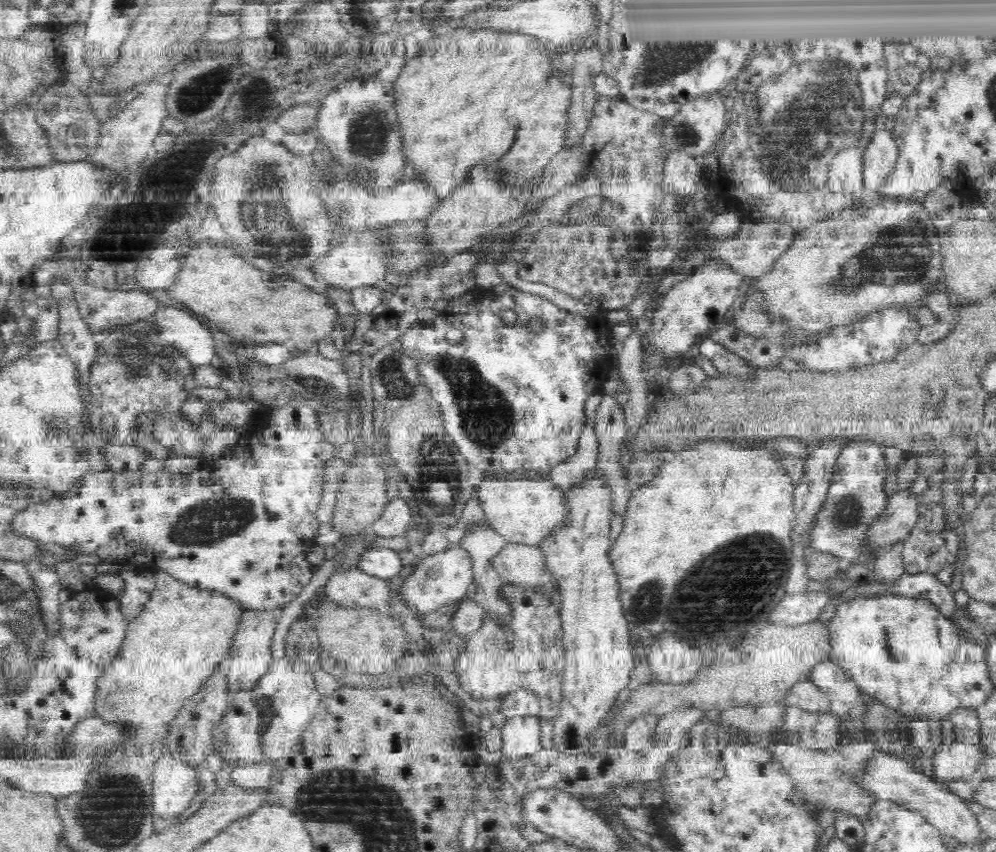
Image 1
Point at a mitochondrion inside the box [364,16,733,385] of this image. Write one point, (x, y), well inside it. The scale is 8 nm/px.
(669, 65)

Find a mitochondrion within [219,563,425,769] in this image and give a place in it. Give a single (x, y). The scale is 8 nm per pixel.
(261, 706)

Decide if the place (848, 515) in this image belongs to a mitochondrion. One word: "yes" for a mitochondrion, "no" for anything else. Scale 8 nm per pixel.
yes

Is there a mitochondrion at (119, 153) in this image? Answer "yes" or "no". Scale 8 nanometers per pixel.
no

